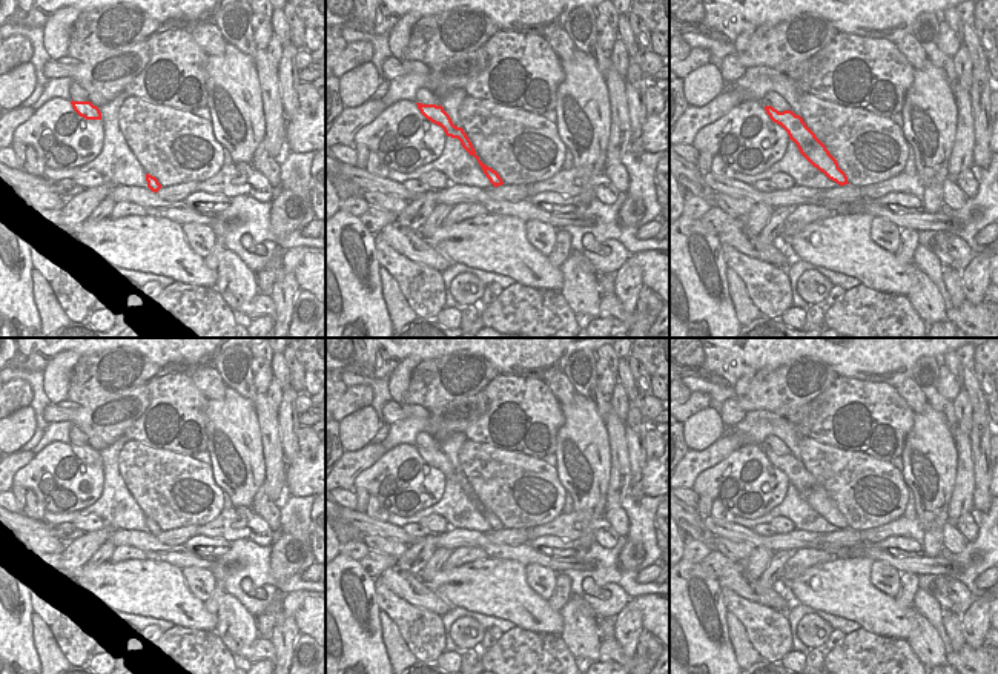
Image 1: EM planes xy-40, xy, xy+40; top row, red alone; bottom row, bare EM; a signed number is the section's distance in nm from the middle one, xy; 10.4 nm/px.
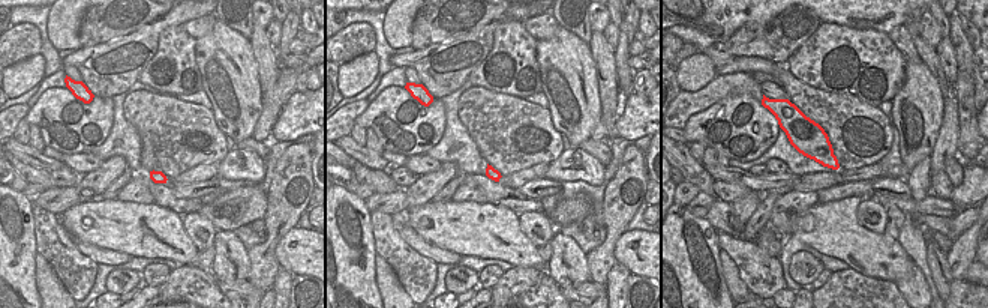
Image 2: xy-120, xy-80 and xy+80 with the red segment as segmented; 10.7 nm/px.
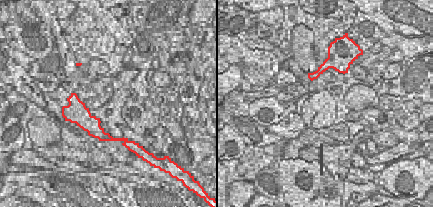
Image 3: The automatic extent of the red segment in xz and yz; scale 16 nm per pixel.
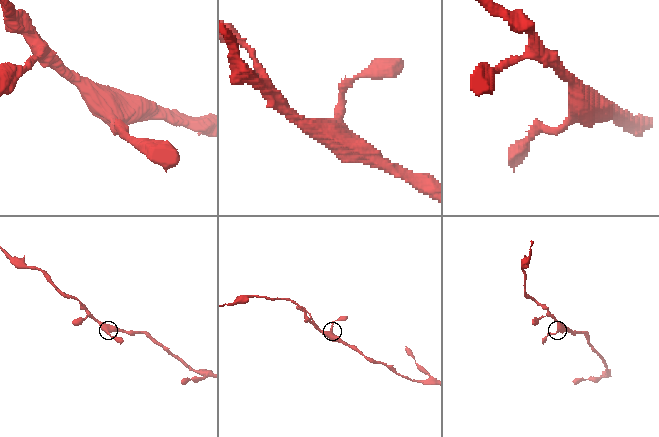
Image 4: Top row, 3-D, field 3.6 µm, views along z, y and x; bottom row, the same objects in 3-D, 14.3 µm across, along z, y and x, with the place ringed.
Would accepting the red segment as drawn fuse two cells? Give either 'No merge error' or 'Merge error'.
No merge error.

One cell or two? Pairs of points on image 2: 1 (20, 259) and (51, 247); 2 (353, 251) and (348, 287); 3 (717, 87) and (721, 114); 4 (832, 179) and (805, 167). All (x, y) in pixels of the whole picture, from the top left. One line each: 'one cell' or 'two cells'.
1: two cells
2: one cell
3: two cells
4: two cells

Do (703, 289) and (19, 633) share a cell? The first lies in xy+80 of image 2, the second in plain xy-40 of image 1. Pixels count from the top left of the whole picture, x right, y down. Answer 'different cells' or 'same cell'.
same cell

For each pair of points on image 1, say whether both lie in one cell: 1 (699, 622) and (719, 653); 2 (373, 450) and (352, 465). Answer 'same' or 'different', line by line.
1: same
2: same

